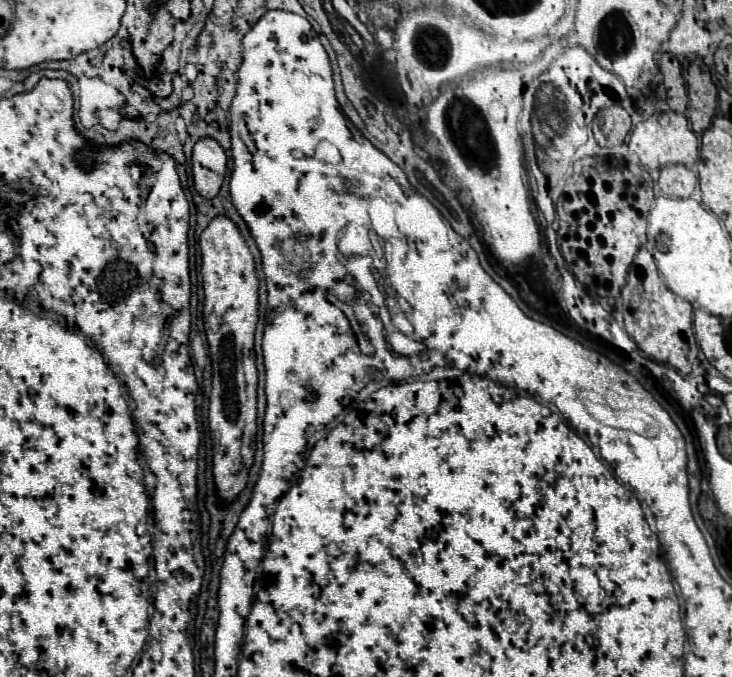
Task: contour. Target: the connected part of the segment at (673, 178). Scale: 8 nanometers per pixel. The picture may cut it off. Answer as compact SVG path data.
M674 164L674 166L664 166L660 170L660 180L658 180L660 188L668 194L668 196L676 196L676 198L686 198L692 196L694 186L696 186L696 174L682 166L682 164Z

